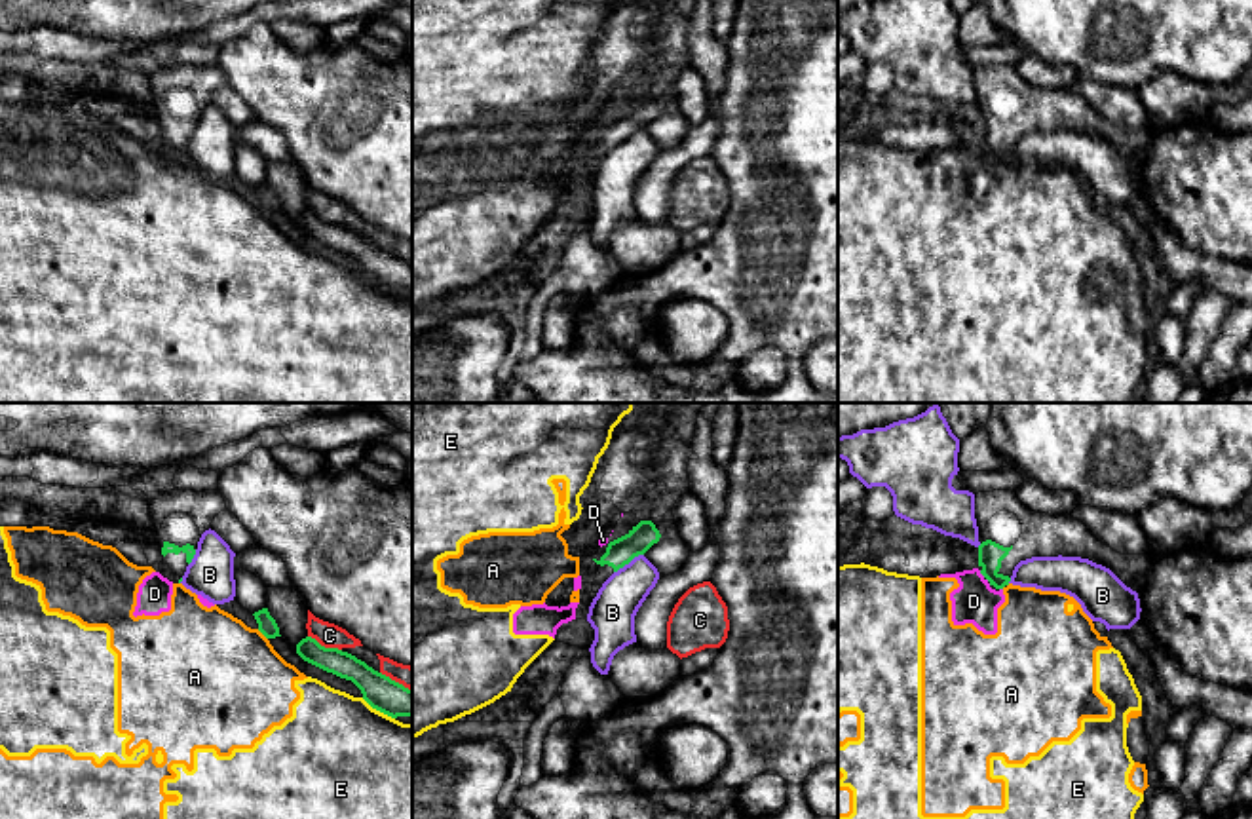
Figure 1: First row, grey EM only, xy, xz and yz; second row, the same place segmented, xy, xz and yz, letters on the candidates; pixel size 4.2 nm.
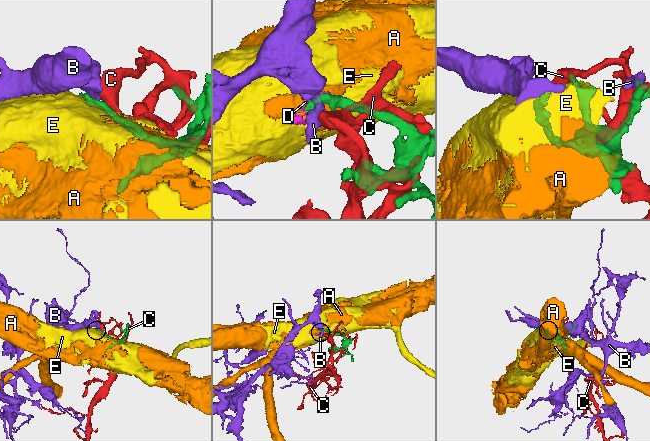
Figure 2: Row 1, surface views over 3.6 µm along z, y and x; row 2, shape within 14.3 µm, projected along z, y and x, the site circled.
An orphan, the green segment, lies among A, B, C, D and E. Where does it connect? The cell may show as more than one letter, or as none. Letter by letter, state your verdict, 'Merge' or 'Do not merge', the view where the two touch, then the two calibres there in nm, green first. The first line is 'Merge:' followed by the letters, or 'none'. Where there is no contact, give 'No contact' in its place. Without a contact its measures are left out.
Merge: none
A: Do not merge. Touches green in xy. Thickness 80 nm (green) against 480 nm
B: Do not merge. Touches green in xz. Thickness 120 nm (green) against 190 nm
C: Do not merge. Touches green in xy. Thickness 110 nm (green) against 110 nm
D: Do not merge. Touches green in yz. Thickness 110 nm (green) against 180 nm
E: Do not merge. Touches green in xy. Thickness 150 nm (green) against 480 nm

